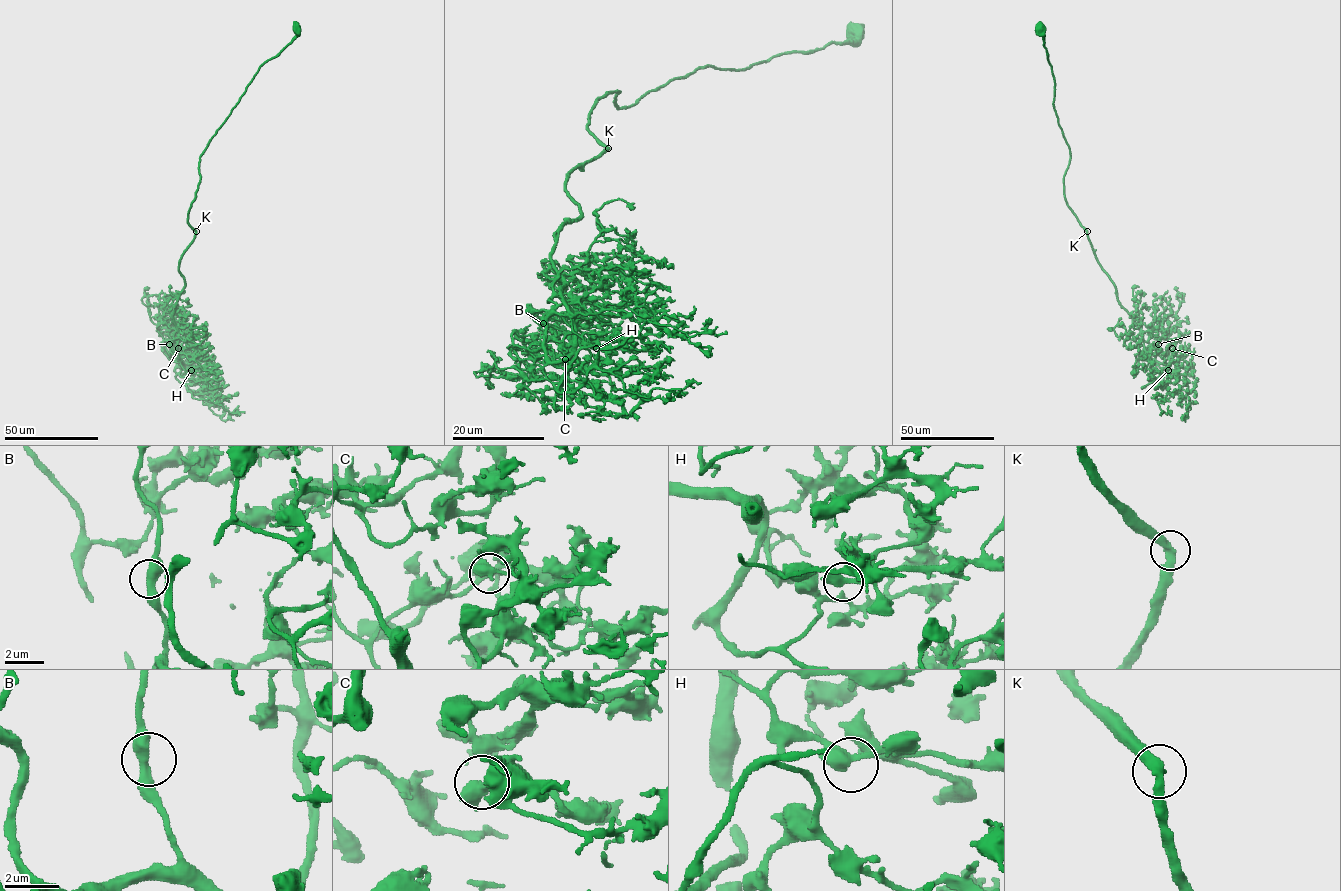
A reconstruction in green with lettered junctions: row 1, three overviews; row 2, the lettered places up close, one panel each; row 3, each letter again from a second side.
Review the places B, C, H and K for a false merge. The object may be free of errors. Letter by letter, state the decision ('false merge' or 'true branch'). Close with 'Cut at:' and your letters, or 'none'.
B: true branch
C: true branch
H: true branch
K: true branch
Cut at: none

